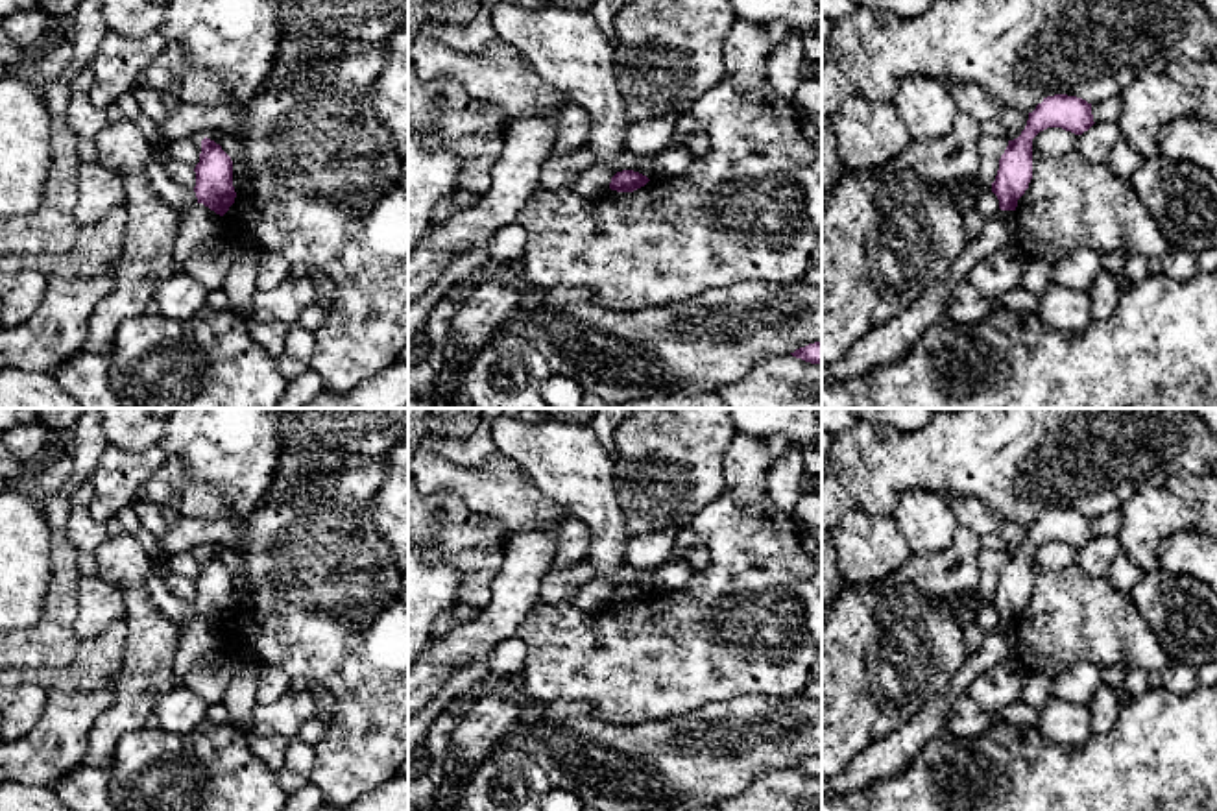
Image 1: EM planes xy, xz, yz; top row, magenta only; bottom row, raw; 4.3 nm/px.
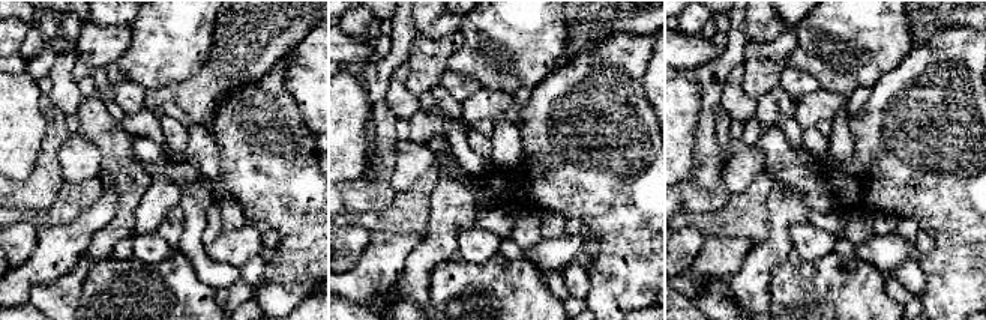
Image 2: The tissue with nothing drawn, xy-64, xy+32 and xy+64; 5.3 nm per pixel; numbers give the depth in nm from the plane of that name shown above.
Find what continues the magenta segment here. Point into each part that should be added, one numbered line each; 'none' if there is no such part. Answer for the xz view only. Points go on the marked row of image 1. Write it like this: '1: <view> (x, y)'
none

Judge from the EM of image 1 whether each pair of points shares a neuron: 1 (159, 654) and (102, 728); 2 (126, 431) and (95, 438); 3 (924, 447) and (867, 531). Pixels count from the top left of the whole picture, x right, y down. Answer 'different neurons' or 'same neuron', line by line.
1: same neuron
2: different neurons
3: different neurons

